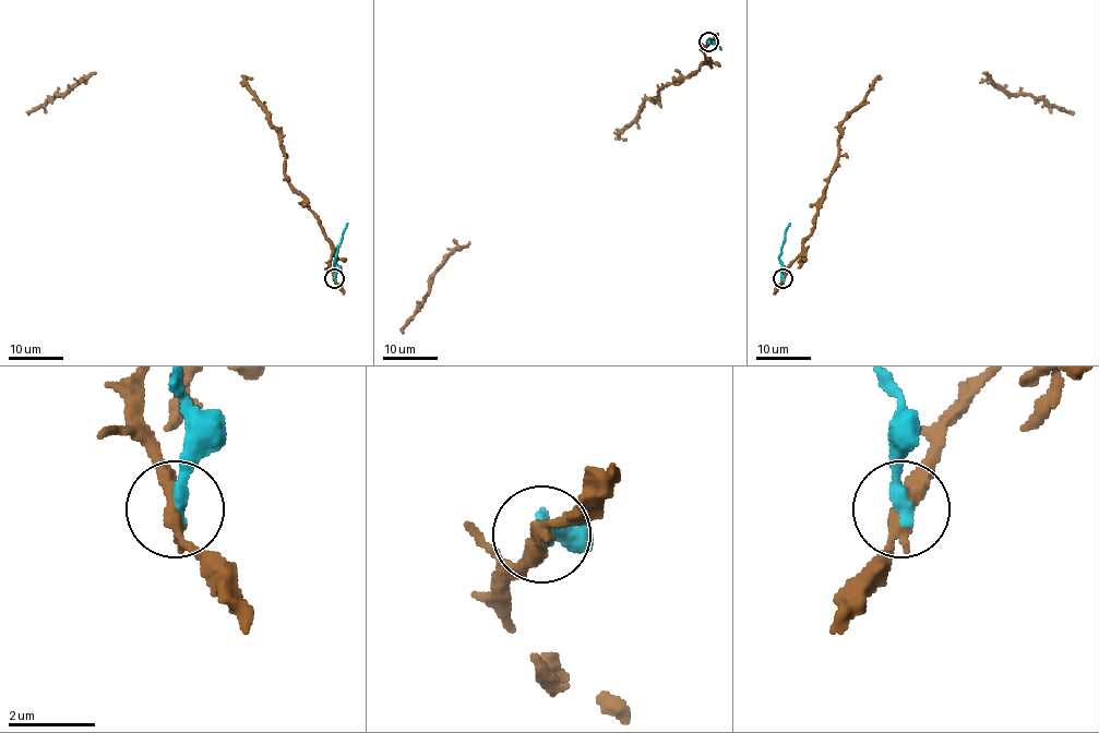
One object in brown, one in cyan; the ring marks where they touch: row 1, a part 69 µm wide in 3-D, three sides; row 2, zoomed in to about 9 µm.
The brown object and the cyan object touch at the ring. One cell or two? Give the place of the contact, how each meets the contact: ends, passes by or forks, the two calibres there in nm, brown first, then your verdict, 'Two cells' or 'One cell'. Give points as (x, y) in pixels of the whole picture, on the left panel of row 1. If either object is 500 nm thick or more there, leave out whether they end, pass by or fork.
Place: (334, 278). At the ring brown passes by. At the ring cyan ends. Thickness 360 nm (brown) against 320 nm. Two cells

